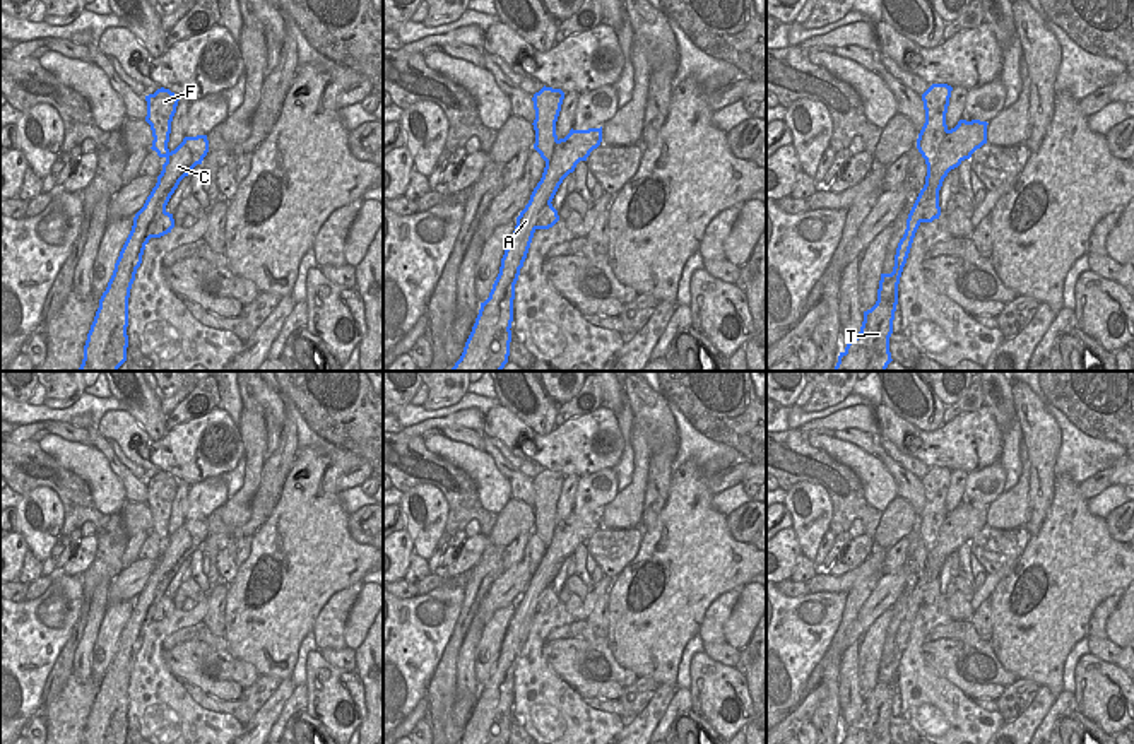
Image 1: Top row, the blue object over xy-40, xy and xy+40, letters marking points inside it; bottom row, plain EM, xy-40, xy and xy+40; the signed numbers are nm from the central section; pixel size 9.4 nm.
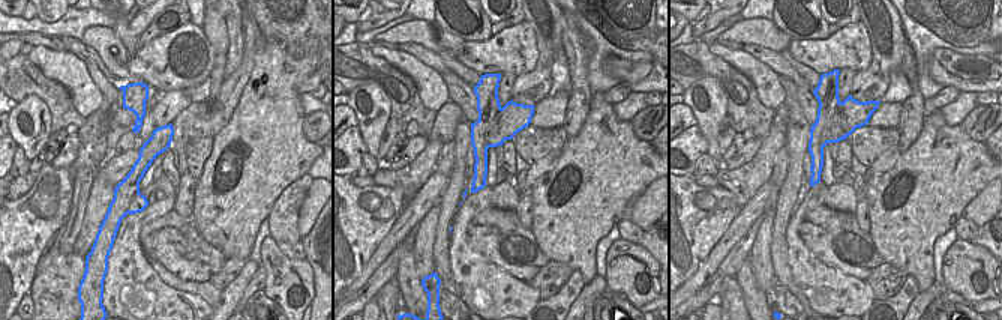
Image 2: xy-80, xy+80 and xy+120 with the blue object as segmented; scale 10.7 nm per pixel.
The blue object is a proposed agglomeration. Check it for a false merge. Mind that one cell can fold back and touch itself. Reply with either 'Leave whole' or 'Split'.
Split

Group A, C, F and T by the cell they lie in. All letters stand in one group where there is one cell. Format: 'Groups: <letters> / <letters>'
Groups: A C T / F

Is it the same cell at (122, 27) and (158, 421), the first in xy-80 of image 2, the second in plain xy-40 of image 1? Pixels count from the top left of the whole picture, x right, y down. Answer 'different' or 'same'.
same

